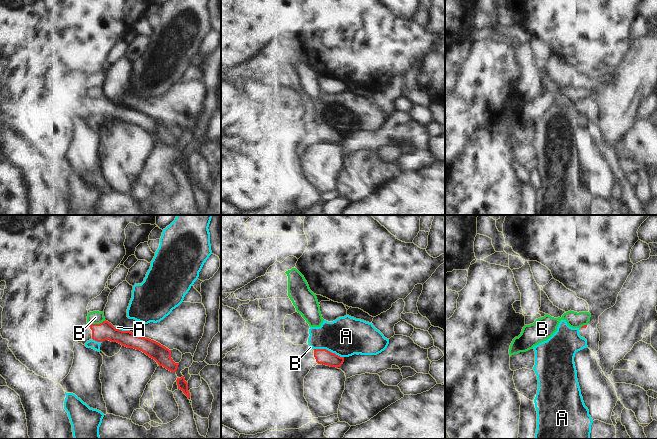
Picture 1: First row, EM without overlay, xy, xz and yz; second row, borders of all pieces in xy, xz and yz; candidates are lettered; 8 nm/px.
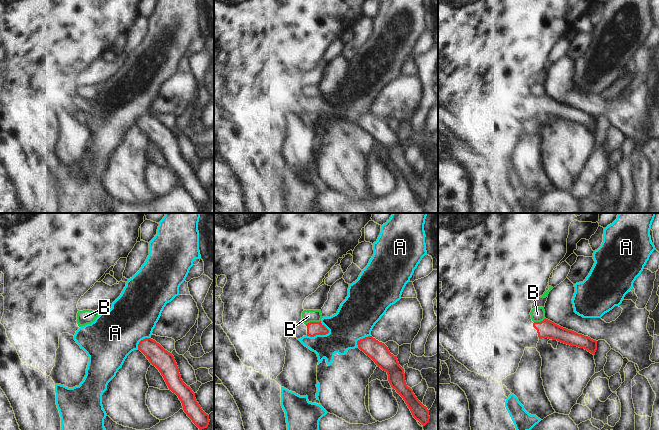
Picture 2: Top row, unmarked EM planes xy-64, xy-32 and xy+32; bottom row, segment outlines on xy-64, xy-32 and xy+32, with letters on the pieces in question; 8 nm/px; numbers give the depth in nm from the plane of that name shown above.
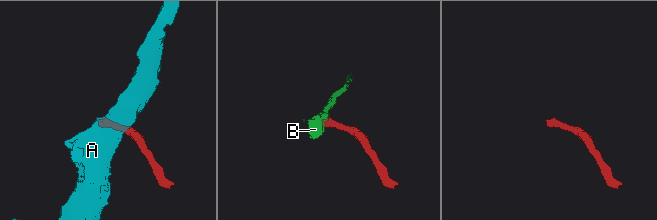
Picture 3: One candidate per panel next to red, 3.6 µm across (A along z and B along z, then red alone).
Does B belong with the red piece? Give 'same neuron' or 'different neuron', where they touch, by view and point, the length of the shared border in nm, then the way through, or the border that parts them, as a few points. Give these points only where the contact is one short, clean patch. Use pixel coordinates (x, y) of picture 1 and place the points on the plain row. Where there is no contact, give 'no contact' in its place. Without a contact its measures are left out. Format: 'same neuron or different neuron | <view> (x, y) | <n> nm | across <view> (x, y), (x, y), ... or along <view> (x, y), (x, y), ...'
different neuron | xy (97, 100) | 140 nm

